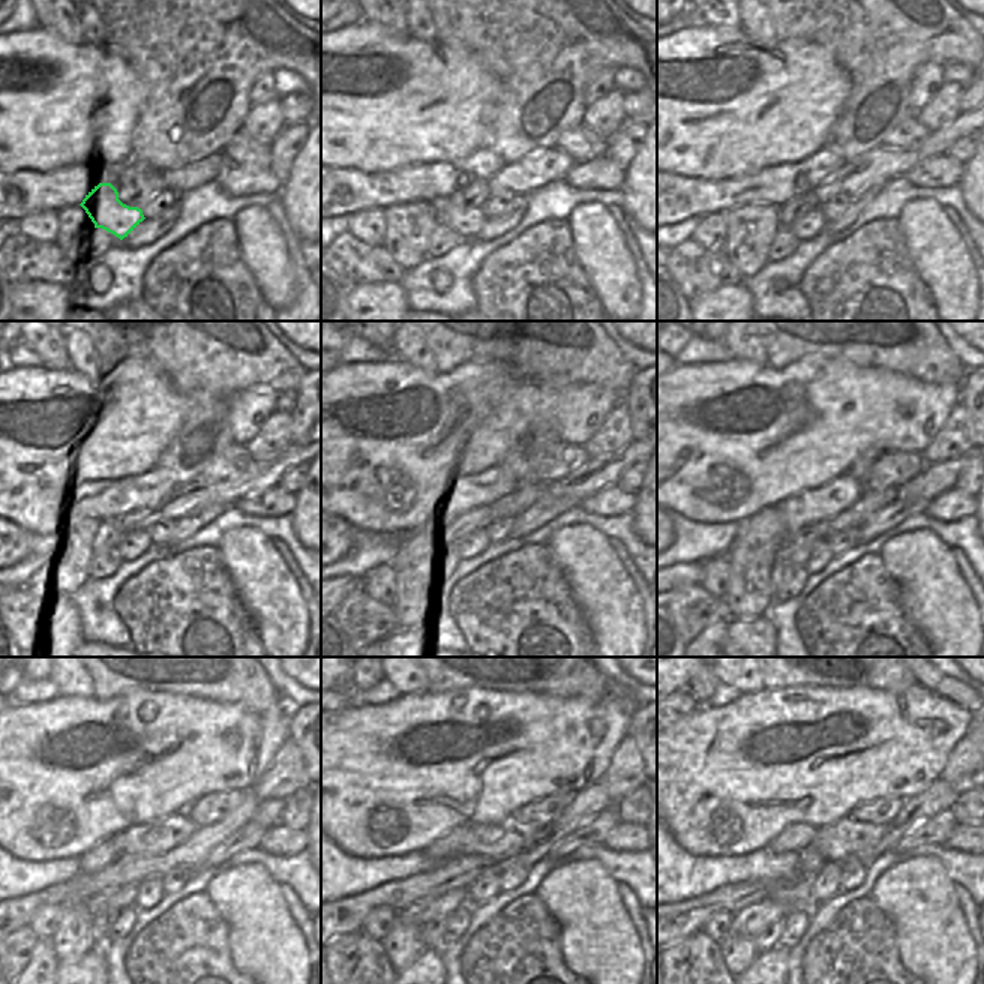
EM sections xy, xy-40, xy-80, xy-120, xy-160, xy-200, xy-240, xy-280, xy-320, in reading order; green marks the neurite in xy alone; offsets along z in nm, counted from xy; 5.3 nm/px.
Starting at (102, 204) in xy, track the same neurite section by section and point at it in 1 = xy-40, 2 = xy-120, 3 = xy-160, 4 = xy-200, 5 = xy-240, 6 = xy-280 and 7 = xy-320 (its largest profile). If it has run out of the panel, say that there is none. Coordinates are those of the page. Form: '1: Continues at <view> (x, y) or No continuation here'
1: Continues at xy-40 (467, 224)
2: Continues at xy-120 (135, 543)
3: Continues at xy-160 (474, 543)
4: Continues at xy-200 (821, 555)
5: Continues at xy-240 (149, 893)
6: Continues at xy-280 (486, 887)
7: Continues at xy-320 (825, 885).

